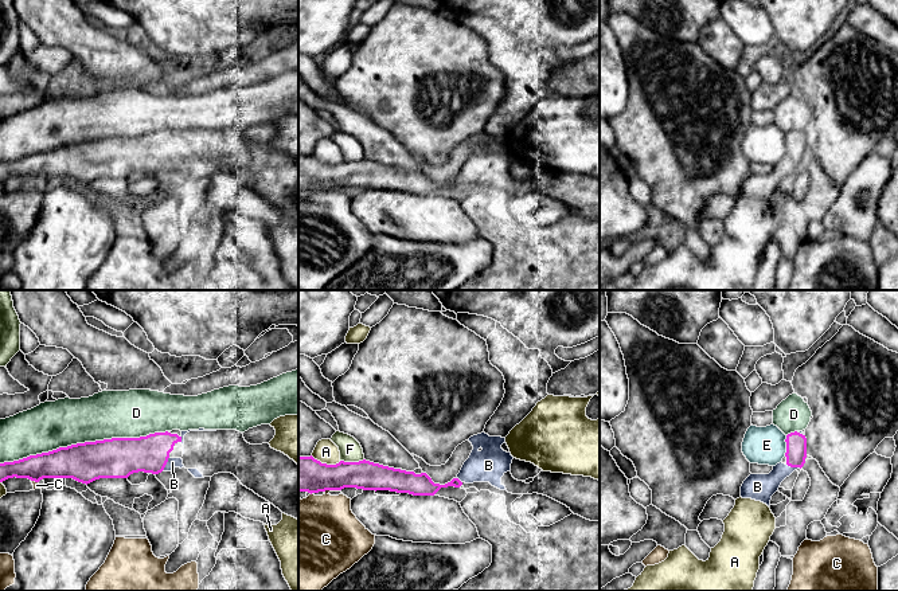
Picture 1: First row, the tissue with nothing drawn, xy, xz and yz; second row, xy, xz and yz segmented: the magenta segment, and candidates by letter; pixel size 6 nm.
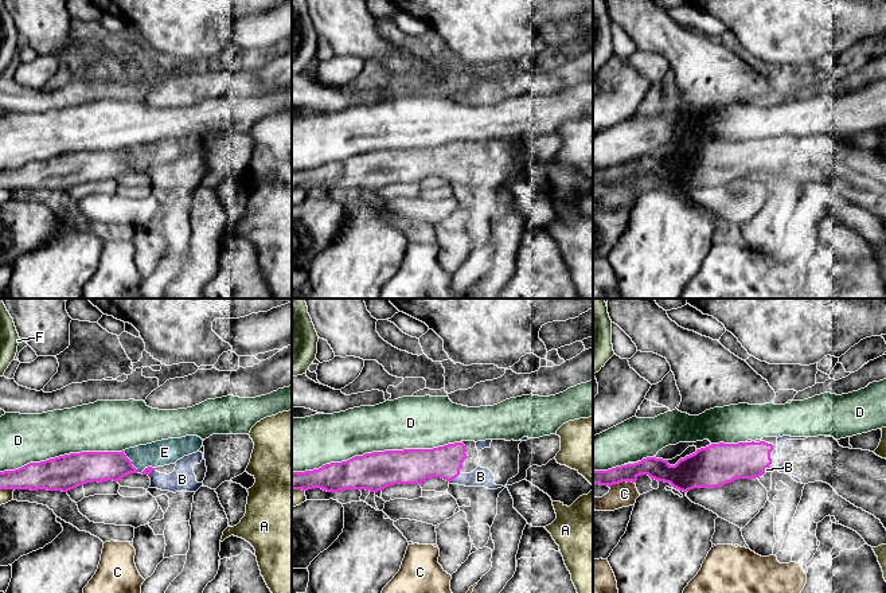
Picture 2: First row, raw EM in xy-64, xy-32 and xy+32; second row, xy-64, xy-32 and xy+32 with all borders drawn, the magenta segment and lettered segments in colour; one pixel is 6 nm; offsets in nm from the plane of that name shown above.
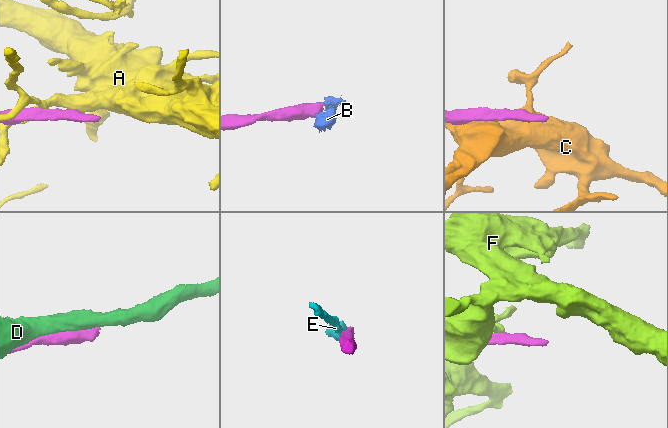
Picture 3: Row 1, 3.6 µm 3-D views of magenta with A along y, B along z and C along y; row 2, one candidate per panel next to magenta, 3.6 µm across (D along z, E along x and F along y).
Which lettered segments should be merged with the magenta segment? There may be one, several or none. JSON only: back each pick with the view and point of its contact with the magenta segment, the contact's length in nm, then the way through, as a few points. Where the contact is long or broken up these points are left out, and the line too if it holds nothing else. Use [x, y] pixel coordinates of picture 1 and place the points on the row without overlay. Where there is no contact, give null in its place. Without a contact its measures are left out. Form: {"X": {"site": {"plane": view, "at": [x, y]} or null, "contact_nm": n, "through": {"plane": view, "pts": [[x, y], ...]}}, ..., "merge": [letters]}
{"B": {"site": {"plane": "xy", "at": [166, 163]}, "contact_nm": 100, "through": {"plane": "xy", "pts": [[125, 155], [152, 155], [166, 163], [172, 161]]}}, "merge": ["B"]}

